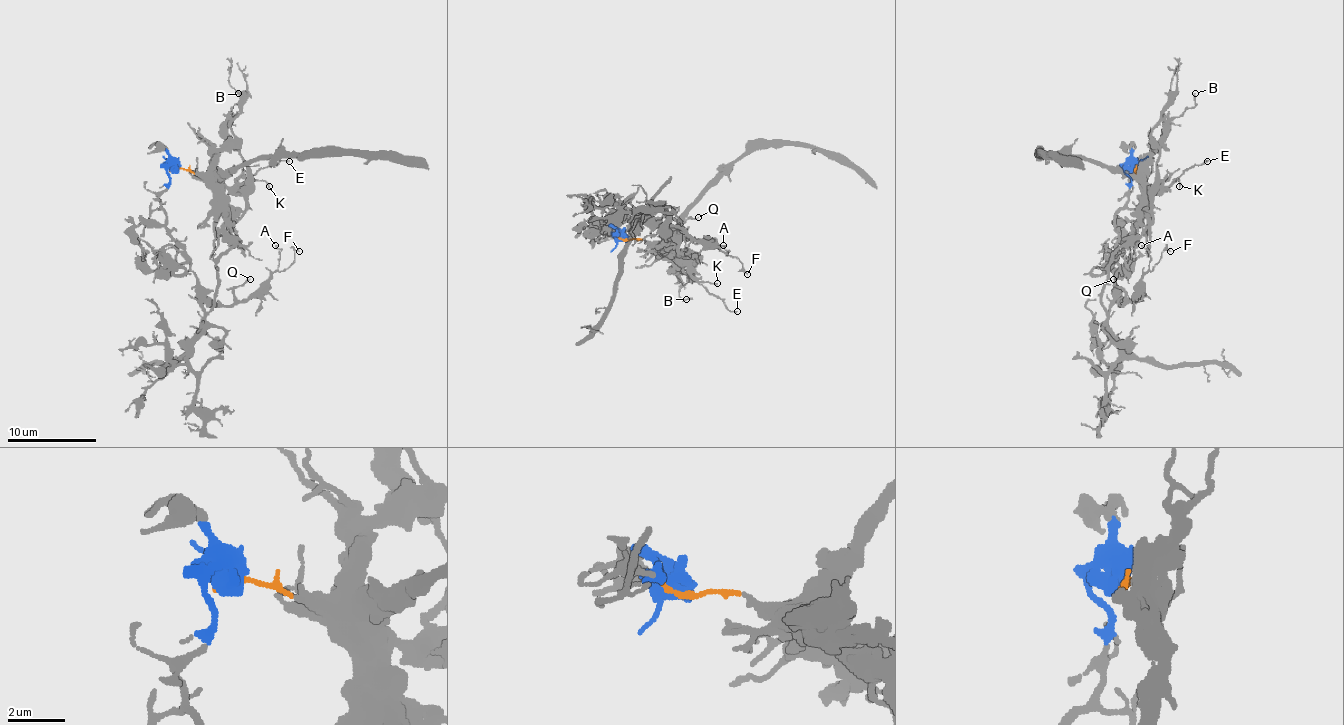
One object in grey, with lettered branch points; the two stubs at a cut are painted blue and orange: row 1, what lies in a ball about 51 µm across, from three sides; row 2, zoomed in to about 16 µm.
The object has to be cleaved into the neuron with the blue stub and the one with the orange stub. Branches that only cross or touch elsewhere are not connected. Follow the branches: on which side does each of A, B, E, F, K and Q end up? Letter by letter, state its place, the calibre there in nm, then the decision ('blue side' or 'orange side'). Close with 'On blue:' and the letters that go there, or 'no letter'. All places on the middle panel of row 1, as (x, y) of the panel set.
A: (723, 245) | 100 nm | blue side
B: (686, 299) | 180 nm | orange side
E: (737, 311) | 110 nm | orange side
F: (747, 274) | 220 nm | blue side
K: (717, 283) | 140 nm | orange side
Q: (698, 217) | 130 nm | blue side
On blue: A, F, Q

